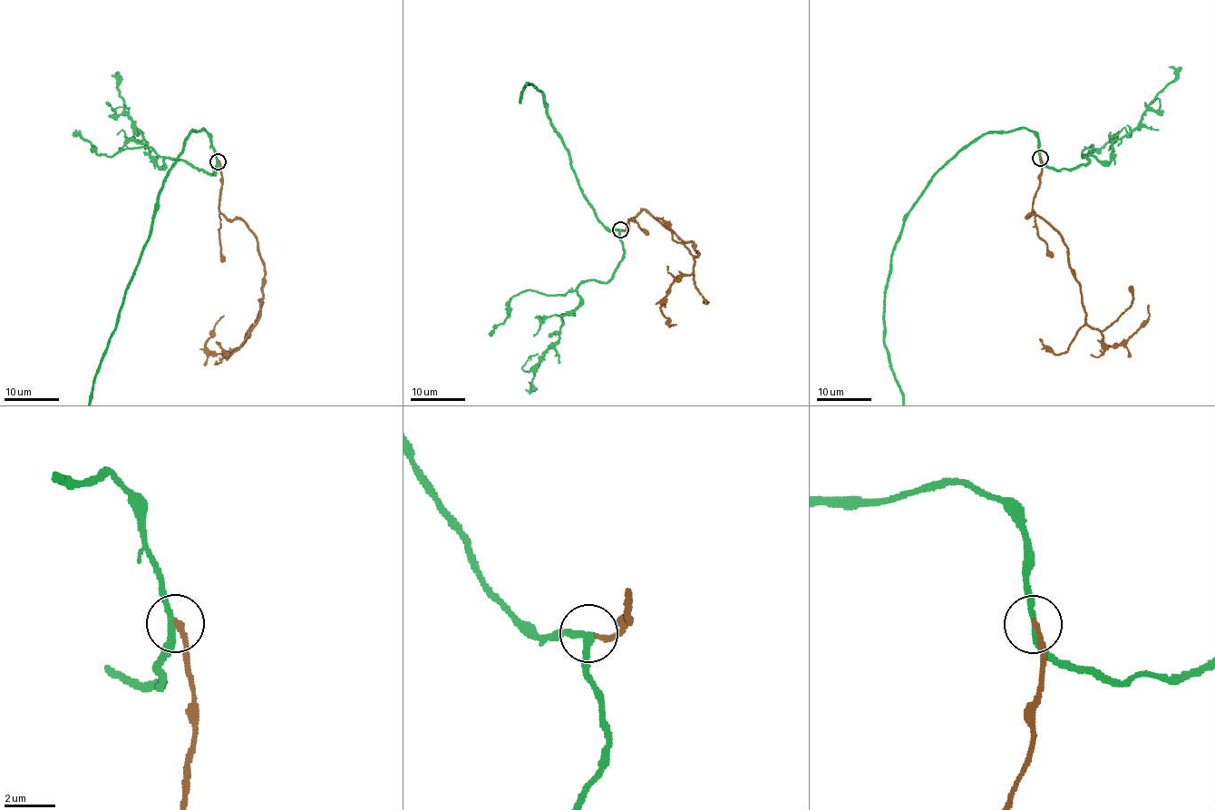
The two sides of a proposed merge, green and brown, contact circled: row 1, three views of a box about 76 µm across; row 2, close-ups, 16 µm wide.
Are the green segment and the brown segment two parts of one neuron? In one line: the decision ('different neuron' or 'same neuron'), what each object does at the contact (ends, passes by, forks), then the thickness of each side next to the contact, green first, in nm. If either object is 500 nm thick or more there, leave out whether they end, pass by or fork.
different neuron | green passes by | brown ends | 240/190 nm

